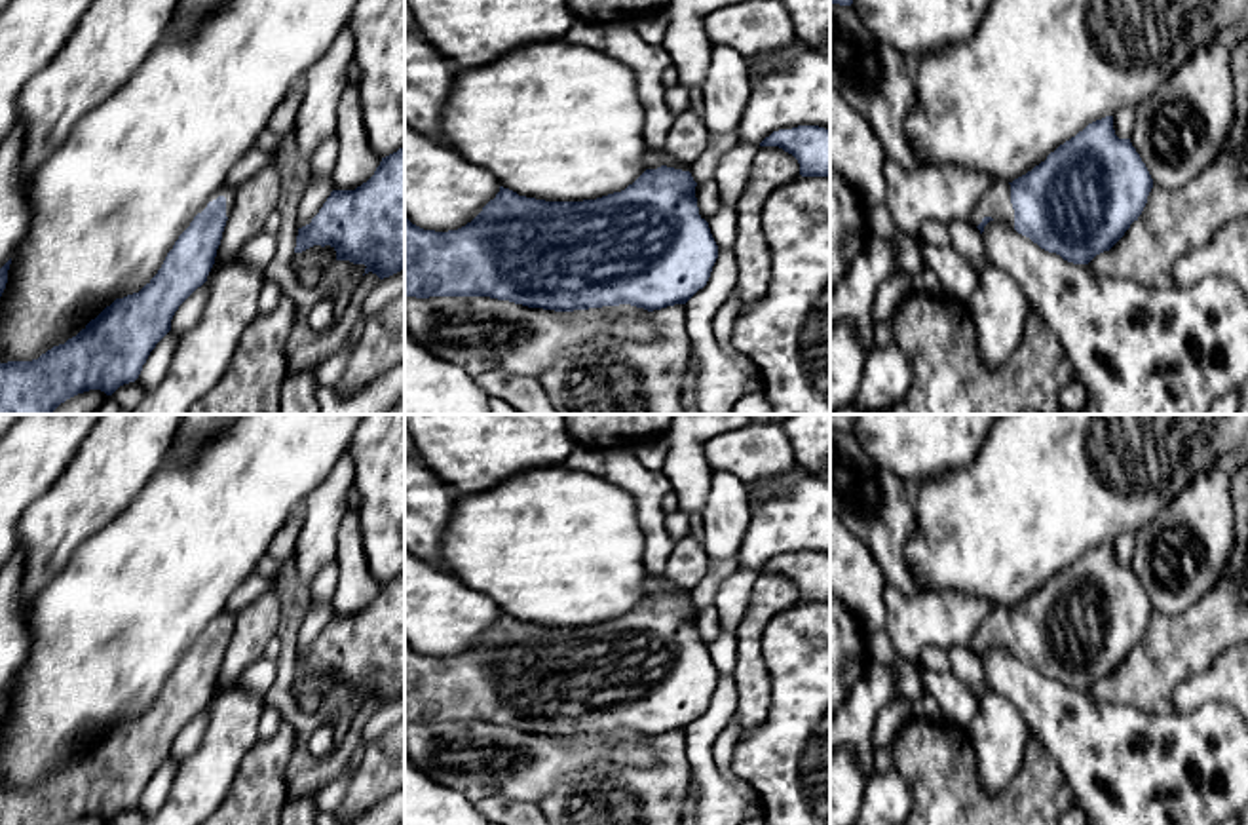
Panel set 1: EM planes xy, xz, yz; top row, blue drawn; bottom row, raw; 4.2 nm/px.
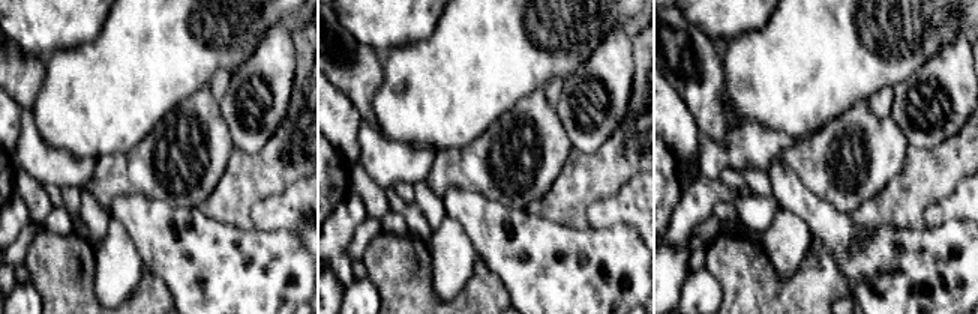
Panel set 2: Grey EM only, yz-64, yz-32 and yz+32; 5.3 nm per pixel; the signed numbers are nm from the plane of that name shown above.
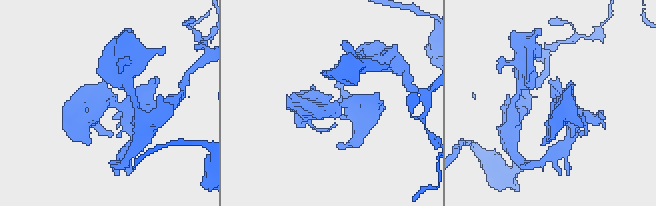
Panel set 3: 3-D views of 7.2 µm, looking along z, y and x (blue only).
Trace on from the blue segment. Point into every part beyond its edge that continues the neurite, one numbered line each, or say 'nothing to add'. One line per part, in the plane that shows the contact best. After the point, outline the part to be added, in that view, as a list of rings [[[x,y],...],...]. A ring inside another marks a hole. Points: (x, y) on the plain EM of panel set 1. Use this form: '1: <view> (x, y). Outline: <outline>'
1: xy (228, 618). Outline: [[[220,612],[217,618],[213,618],[198,639],[201,639],[207,633],[207,629],[213,627],[213,625],[217,625],[218,622],[226,624],[226,643],[230,643],[232,635],[234,635],[234,629],[236,629],[236,616],[228,614],[228,612]]]

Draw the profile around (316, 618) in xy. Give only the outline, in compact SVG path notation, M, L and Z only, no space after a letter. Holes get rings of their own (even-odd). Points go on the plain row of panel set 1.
M312 599L304 614L304 620L298 627L298 641L296 641L298 654L312 648L312 644L319 639L331 618L332 610L327 604L315 603Z

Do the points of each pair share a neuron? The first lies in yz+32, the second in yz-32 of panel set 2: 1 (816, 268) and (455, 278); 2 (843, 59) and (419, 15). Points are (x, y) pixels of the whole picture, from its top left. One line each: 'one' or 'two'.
1: two
2: two

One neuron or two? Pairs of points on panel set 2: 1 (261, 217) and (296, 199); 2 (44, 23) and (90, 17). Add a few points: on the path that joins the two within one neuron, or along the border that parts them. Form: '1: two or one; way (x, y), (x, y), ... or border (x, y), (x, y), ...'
1: one; way (270, 214), (282, 212), (287, 208)
2: one; way (56, 17), (78, 17)

